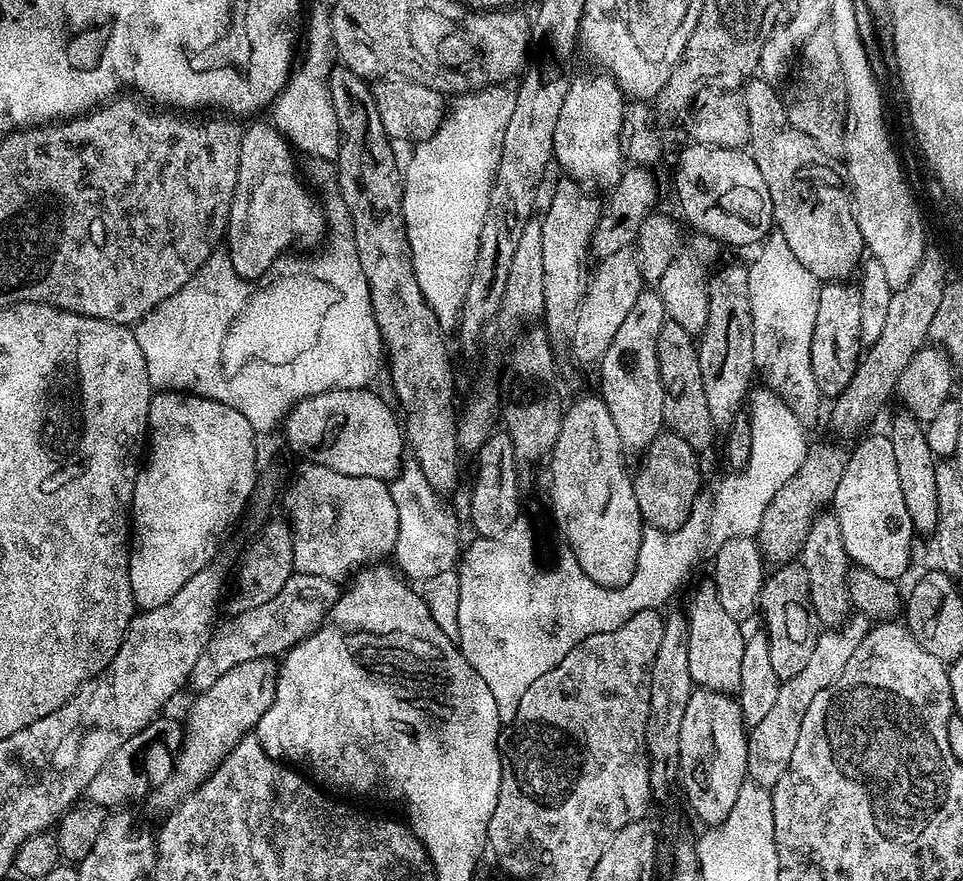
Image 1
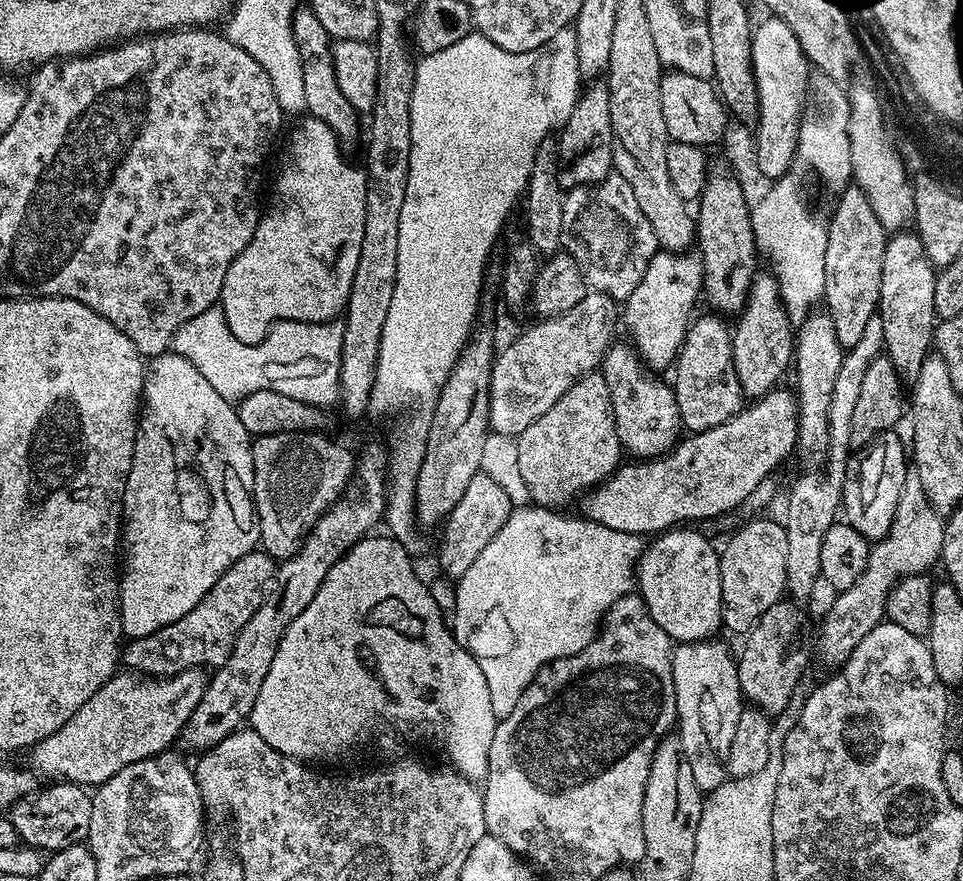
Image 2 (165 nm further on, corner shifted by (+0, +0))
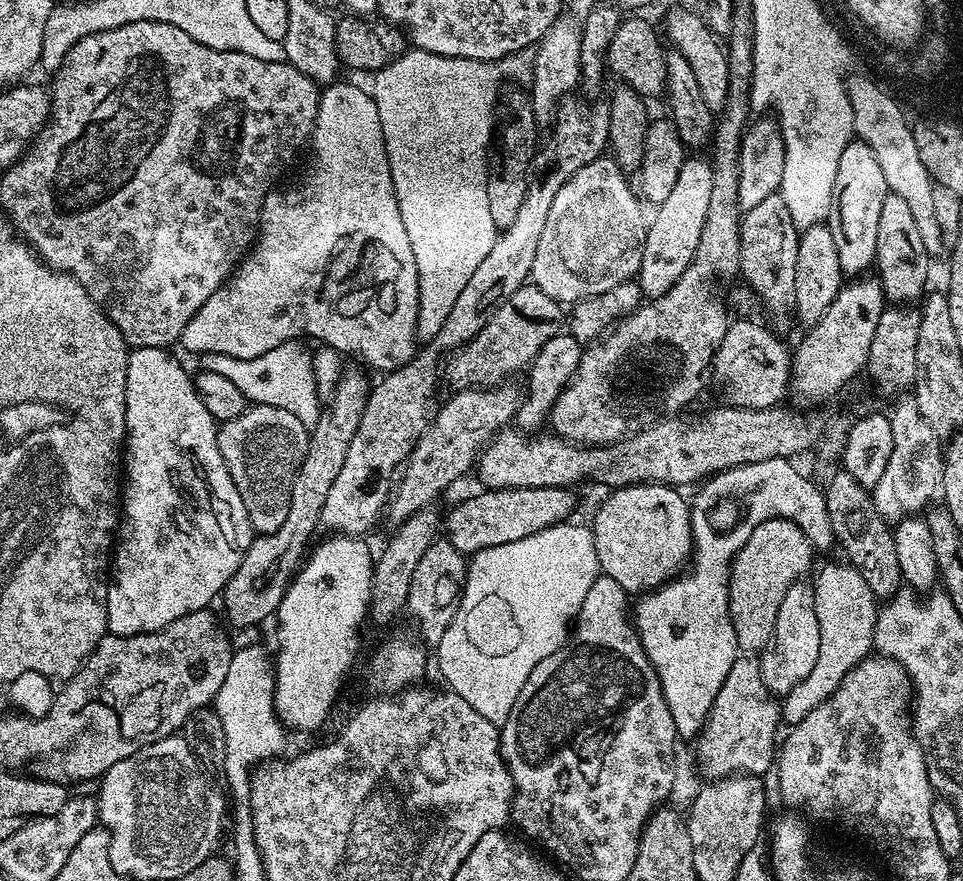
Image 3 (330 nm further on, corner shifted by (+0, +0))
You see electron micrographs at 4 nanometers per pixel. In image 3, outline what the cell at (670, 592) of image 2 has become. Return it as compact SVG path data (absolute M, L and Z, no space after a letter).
M630 484L627 488L617 488L607 493L609 496L601 502L596 517L590 521L594 550L598 554L601 573L614 578L614 582L618 582L624 592L655 592L660 585L681 575L682 569L689 563L694 551L692 509L686 496L684 500L680 492L683 491L667 484Z

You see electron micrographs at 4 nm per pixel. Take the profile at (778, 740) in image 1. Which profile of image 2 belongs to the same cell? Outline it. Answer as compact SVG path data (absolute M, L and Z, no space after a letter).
M909 474L898 497L898 510L890 530L881 540L871 545L866 570L862 578L844 592L839 593L828 612L828 621L820 632L820 652L828 664L843 665L850 654L885 619L884 607L890 590L905 576L927 573L932 563L936 564L943 554L945 521L930 504L922 484L914 474Z

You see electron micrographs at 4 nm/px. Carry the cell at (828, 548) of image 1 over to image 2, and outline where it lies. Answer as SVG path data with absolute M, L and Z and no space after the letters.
M816 310L801 323L794 340L794 371L796 388L794 395L799 418L799 432L796 435L797 449L808 456L823 455L828 448L829 410L834 394L835 379L838 378L843 349L835 338L834 326L827 311Z

